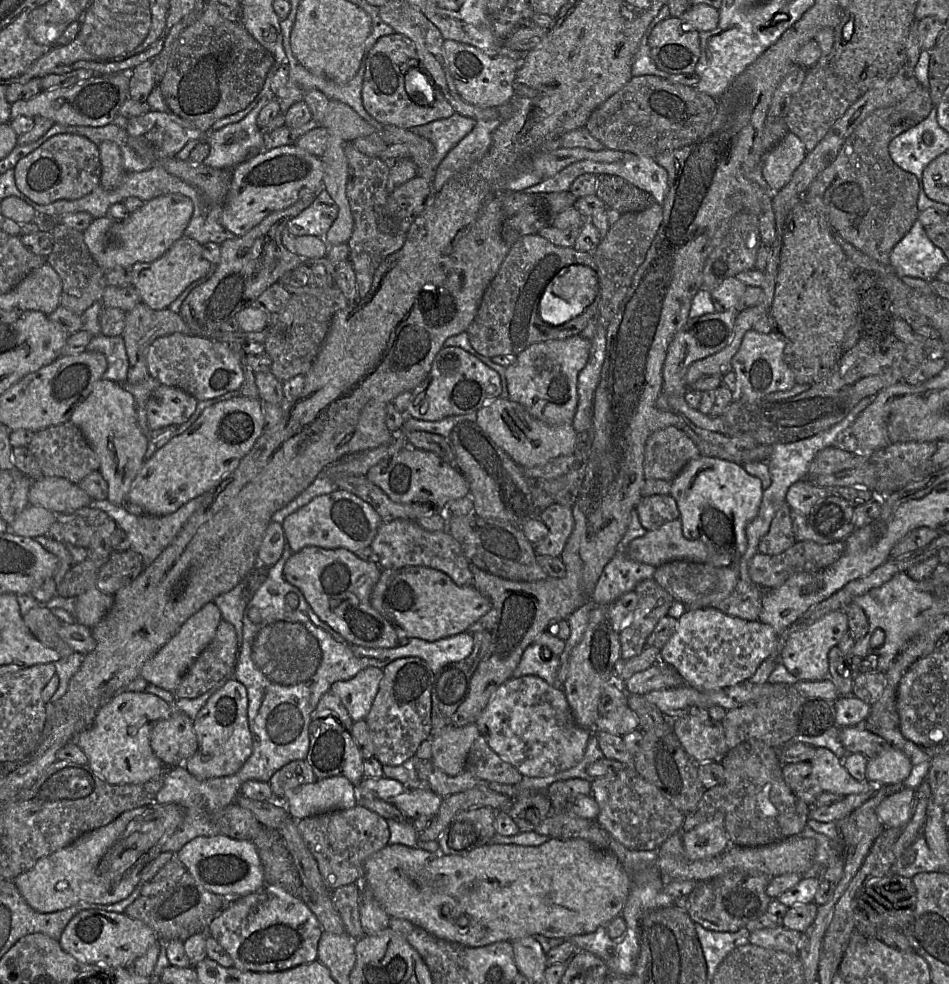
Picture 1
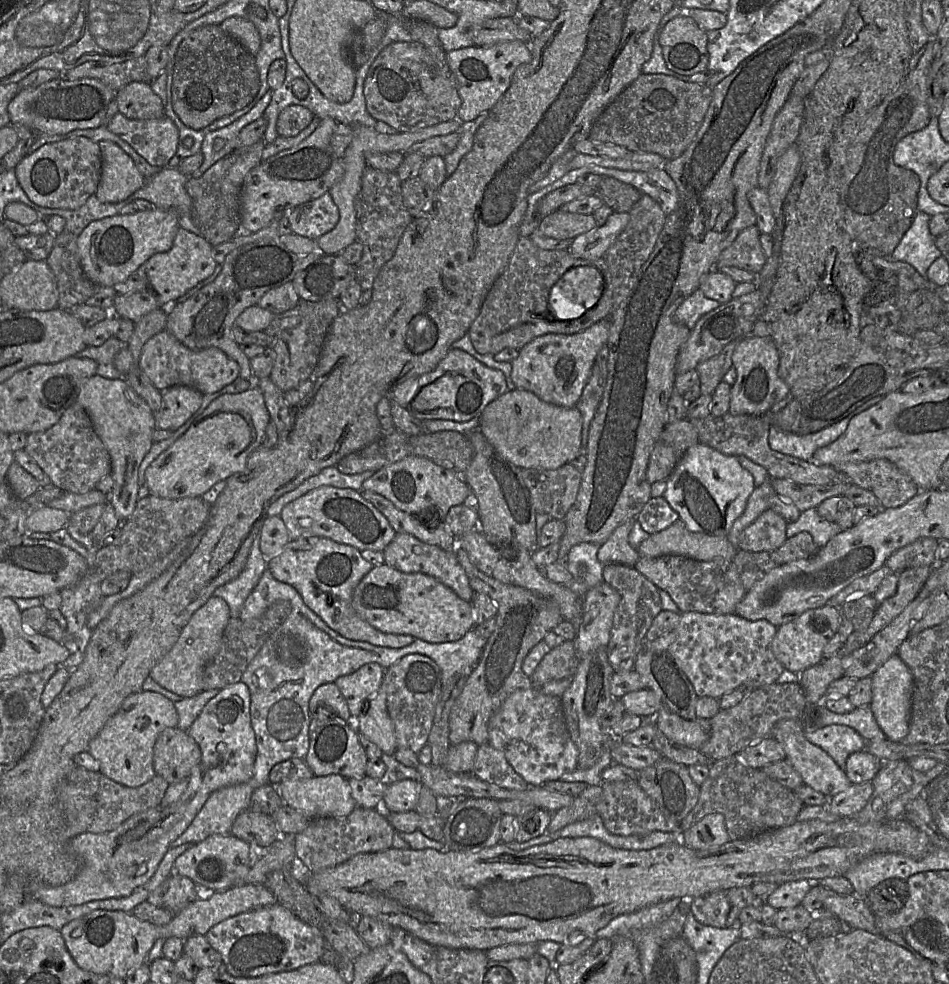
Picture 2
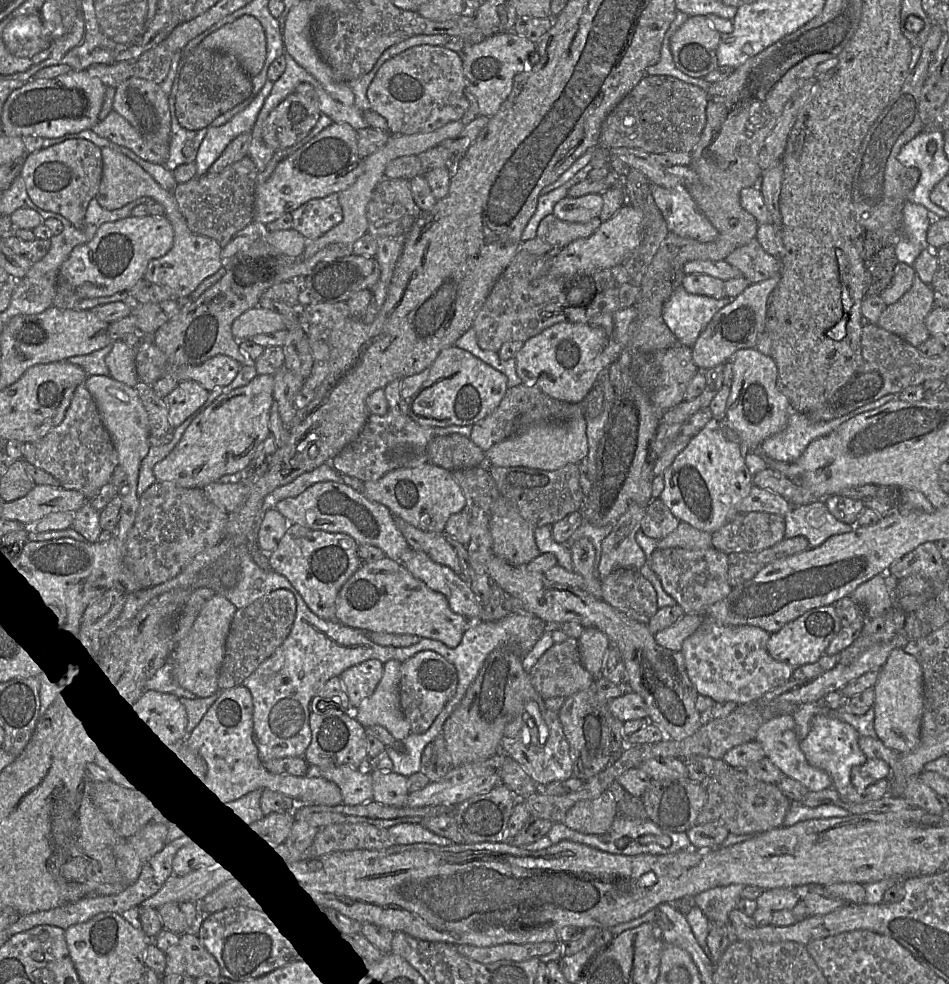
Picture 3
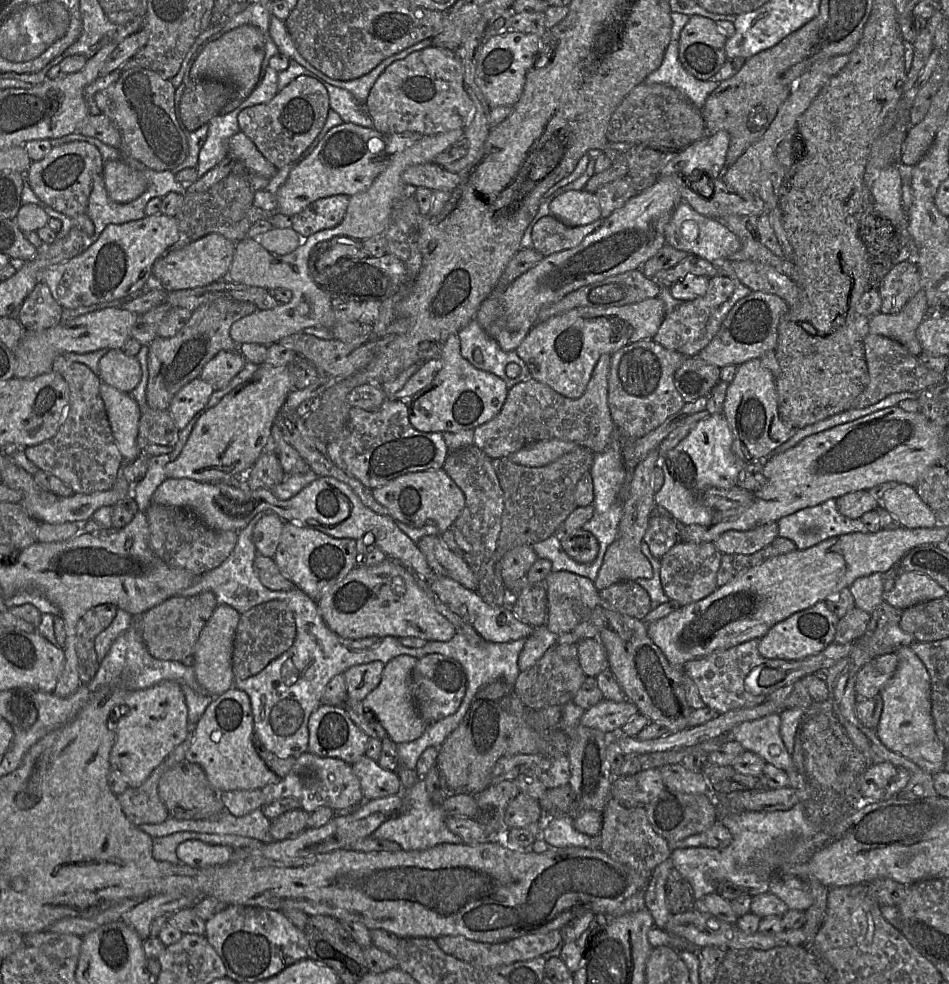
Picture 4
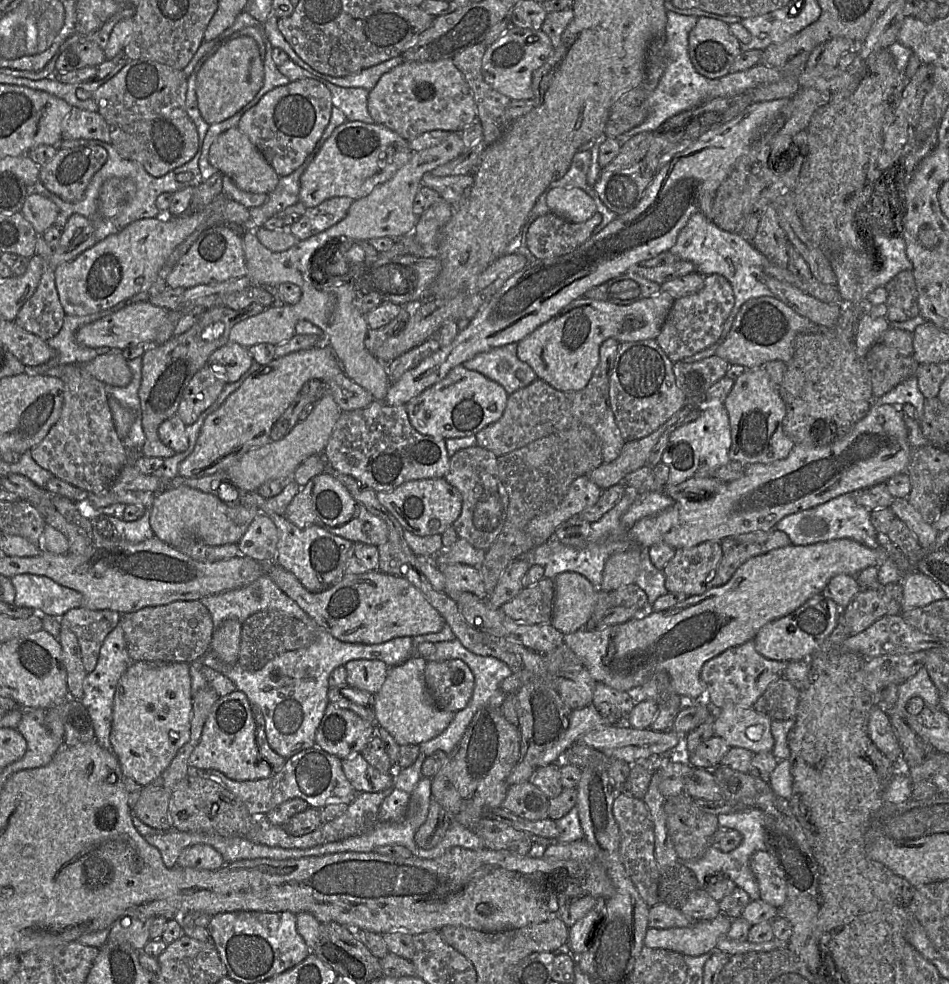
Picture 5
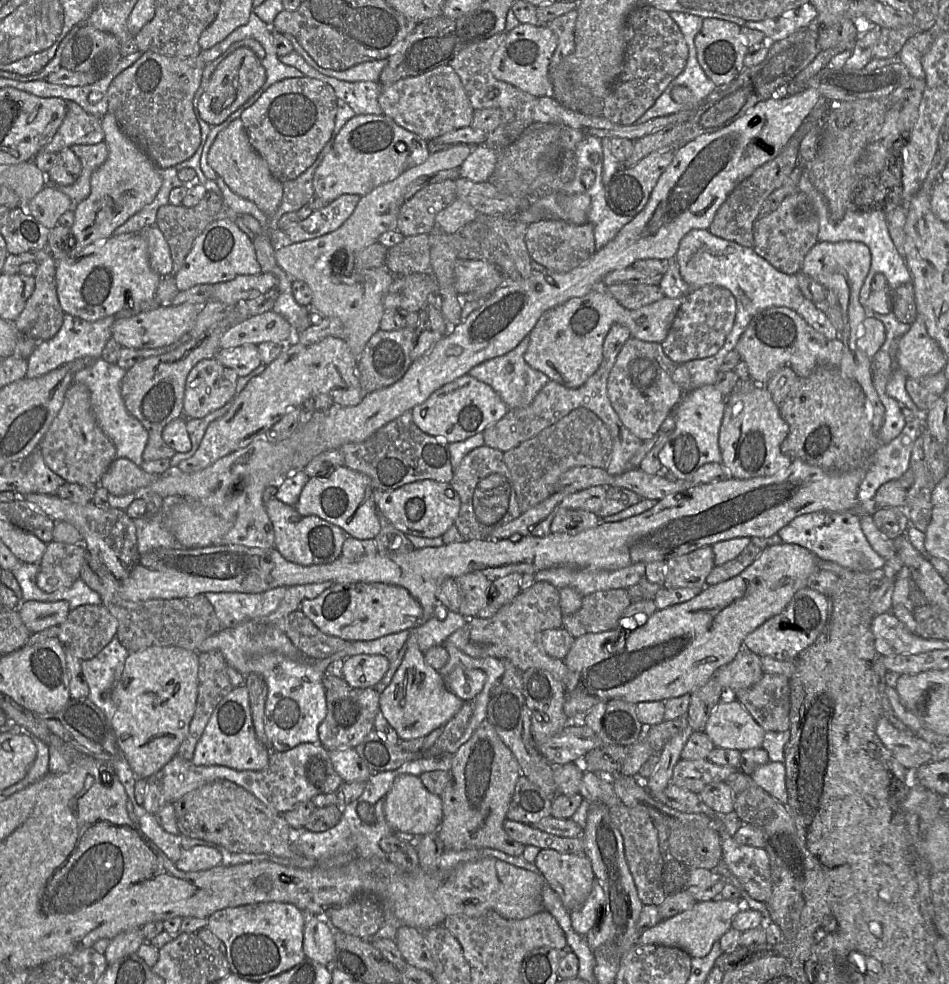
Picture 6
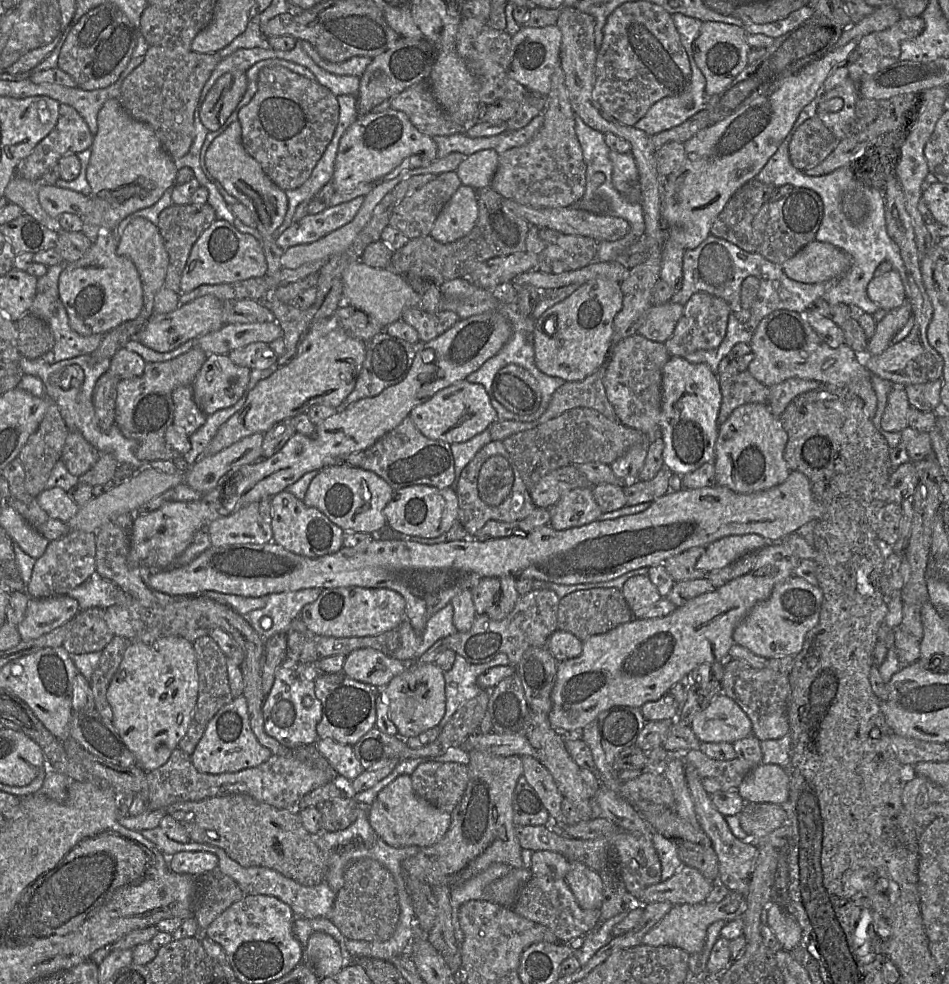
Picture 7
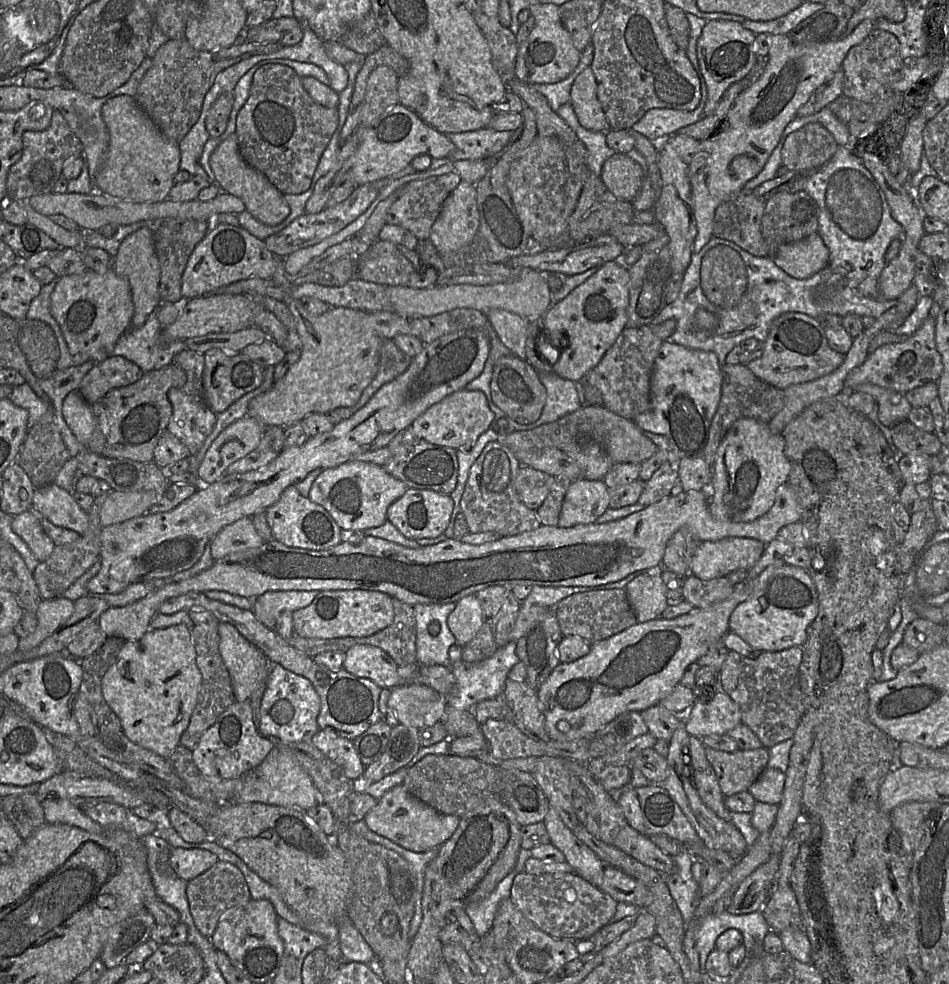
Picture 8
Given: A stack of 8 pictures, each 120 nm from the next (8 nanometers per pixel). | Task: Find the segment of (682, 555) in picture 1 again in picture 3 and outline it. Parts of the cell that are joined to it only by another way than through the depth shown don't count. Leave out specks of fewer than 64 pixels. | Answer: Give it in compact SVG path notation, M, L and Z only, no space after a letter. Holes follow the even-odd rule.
M681 521L675 531L657 541L657 549L684 548L704 550L712 547L712 533L699 530Z

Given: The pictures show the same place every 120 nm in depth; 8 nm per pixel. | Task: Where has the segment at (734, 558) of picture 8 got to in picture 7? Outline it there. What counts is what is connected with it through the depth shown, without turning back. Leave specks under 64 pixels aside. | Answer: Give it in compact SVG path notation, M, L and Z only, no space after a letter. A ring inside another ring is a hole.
M759 534L725 536L706 547L696 568L706 573L724 568L749 552L759 551L767 544L767 540Z

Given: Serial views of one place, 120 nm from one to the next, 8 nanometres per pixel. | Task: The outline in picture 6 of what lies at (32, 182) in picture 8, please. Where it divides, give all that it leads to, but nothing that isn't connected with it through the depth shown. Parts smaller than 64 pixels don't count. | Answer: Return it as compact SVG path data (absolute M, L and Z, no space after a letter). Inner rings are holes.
M66 101L66 114L52 140L42 151L59 153L72 145L104 142L101 118L88 114L73 101Z

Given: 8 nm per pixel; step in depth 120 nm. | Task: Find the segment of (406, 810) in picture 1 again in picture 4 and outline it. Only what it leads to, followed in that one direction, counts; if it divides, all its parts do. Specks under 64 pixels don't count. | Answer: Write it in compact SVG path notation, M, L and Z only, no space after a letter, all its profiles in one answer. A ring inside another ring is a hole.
M365 755L351 767L360 781L360 788L366 801L401 794L403 790L396 772L382 768Z

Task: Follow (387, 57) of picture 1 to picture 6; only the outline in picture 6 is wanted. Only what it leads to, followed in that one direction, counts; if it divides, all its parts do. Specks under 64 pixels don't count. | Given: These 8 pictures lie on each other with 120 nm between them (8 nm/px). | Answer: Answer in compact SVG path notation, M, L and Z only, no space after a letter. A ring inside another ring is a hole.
M450 65L440 66L419 76L404 78L382 87L378 102L382 114L426 141L469 127L475 111L459 76Z

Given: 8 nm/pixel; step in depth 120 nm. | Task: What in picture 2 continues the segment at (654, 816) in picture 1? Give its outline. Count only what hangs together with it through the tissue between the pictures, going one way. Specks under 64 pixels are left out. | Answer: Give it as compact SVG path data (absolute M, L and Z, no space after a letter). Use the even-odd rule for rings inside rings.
M638 780L618 782L602 781L602 794L596 802L597 813L602 818L606 829L615 835L645 836L654 831L675 832L680 830L680 823L667 817L656 803L644 792Z

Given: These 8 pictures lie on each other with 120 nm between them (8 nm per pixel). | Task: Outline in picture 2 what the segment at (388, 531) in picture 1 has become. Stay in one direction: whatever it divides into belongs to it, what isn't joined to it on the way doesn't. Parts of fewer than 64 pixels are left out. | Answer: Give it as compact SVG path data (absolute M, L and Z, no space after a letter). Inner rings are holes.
M396 533L393 540L382 553L384 563L387 566L403 573L423 573L429 575L450 588L462 600L472 602L475 593L470 587L469 579L459 563L455 552L426 544L407 533Z

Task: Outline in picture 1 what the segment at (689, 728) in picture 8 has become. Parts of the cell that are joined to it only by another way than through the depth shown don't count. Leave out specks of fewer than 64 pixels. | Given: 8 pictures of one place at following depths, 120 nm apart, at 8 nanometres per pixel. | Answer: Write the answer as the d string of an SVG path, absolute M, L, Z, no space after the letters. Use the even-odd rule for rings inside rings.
M816 748L813 758L810 760L812 770L816 776L822 791L838 795L862 794L875 792L875 787L869 781L857 781L838 758L828 748Z

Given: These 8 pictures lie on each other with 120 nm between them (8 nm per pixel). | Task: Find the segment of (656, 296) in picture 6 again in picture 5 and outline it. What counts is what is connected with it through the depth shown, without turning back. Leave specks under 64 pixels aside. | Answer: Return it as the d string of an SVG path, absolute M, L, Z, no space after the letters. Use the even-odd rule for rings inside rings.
M626 272L588 290L584 297L618 305L629 305L661 291L661 285L636 272Z

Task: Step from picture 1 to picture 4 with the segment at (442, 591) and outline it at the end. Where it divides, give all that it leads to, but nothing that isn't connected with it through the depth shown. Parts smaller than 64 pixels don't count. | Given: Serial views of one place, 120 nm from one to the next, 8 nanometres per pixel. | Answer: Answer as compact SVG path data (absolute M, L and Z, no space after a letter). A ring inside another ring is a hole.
M388 557L378 565L355 567L316 602L327 626L342 638L394 636L446 642L457 634L455 626L436 609L432 598L418 585L414 573Z

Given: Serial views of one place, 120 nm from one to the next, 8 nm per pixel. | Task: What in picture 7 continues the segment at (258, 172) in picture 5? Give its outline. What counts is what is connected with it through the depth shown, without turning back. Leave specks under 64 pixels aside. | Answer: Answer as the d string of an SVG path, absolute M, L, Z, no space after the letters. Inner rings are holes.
M239 120L230 126L209 146L205 163L209 172L222 184L225 190L245 205L261 232L262 246L267 262L267 276L272 276L282 269L280 259L284 250L276 244L275 230L281 226L288 209L288 198L284 190L273 183L265 174L261 165L251 157L242 143L242 127Z

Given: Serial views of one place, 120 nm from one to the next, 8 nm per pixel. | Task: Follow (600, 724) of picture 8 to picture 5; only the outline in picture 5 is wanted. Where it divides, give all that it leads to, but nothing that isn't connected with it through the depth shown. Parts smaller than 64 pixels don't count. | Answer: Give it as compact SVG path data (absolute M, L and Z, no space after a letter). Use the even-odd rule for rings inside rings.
M848 538L810 545L791 544L749 559L737 569L726 584L712 587L700 595L689 596L668 610L651 612L648 609L623 624L599 630L579 629L565 634L564 644L577 655L597 683L603 683L619 691L631 691L642 686L653 674L667 672L675 692L686 702L705 701L706 688L700 679L700 672L707 661L729 648L754 640L764 625L792 613L811 597L822 594L834 576L856 576L870 566L879 567L886 559L888 554L883 547L870 548Z

